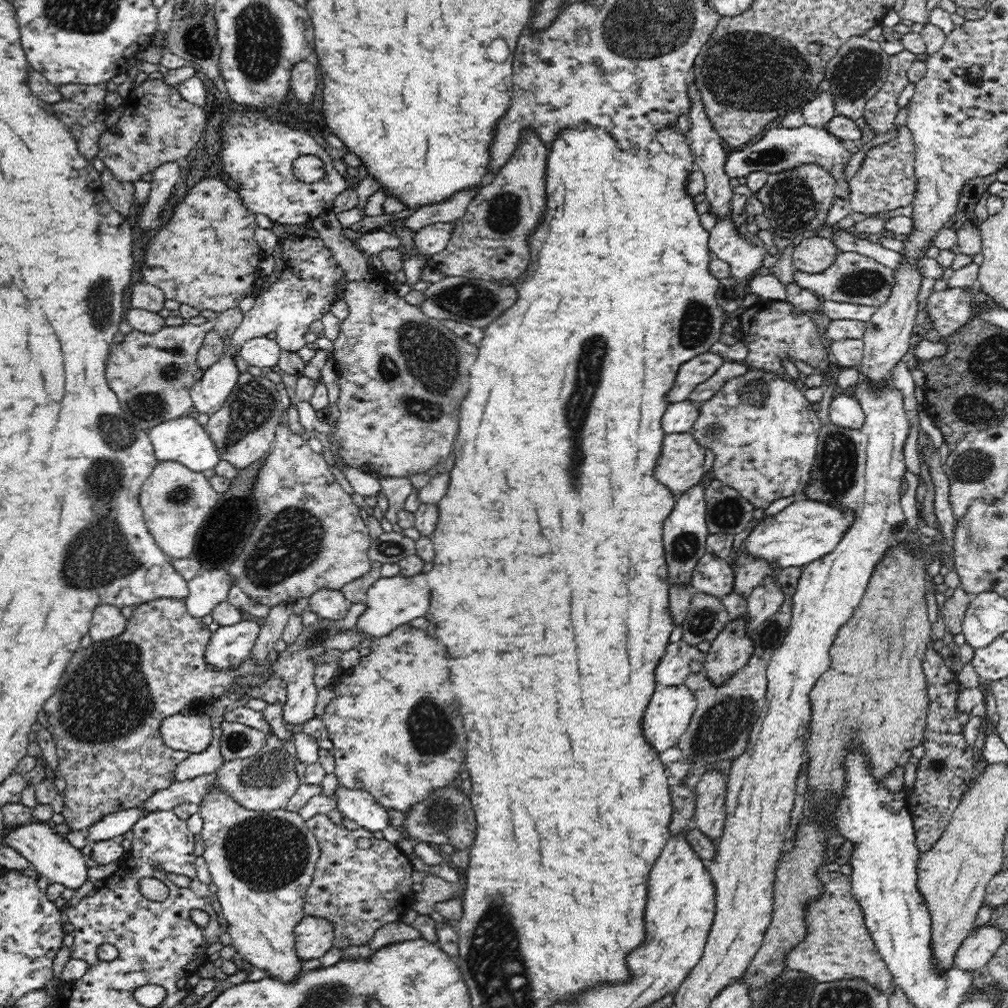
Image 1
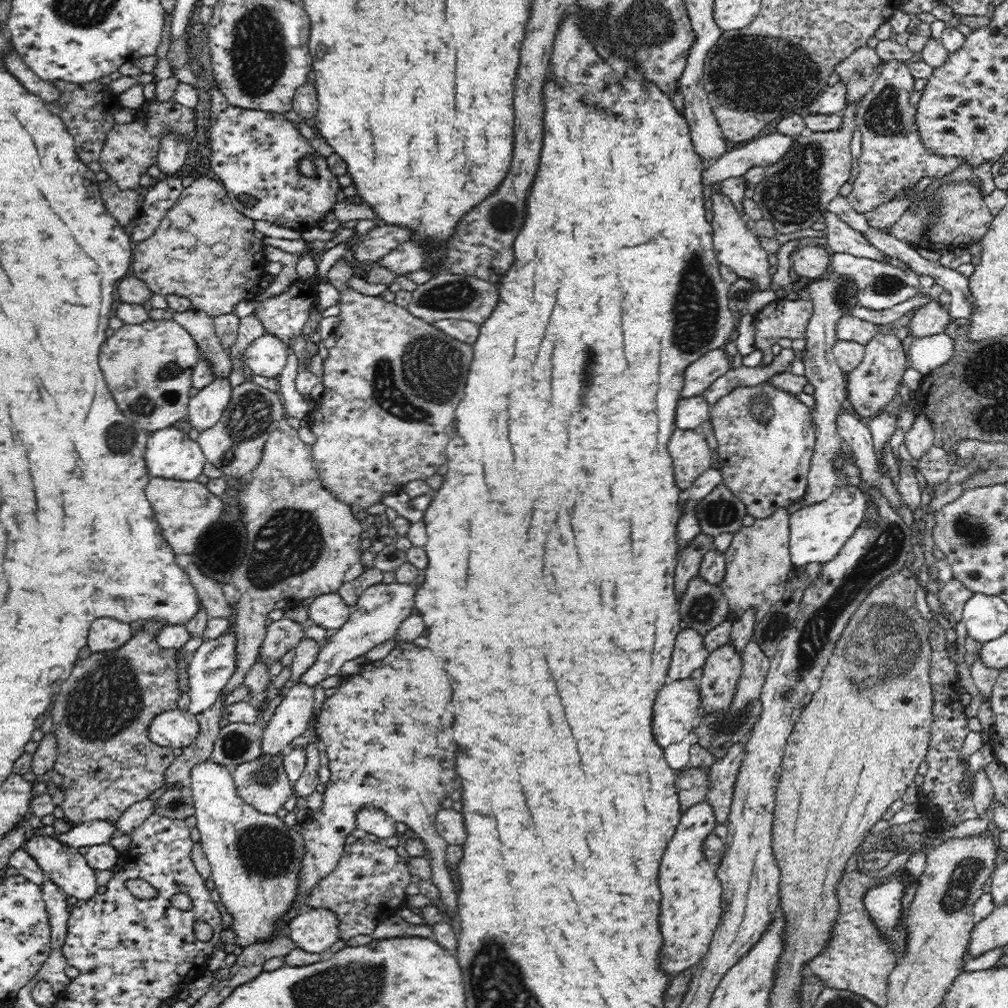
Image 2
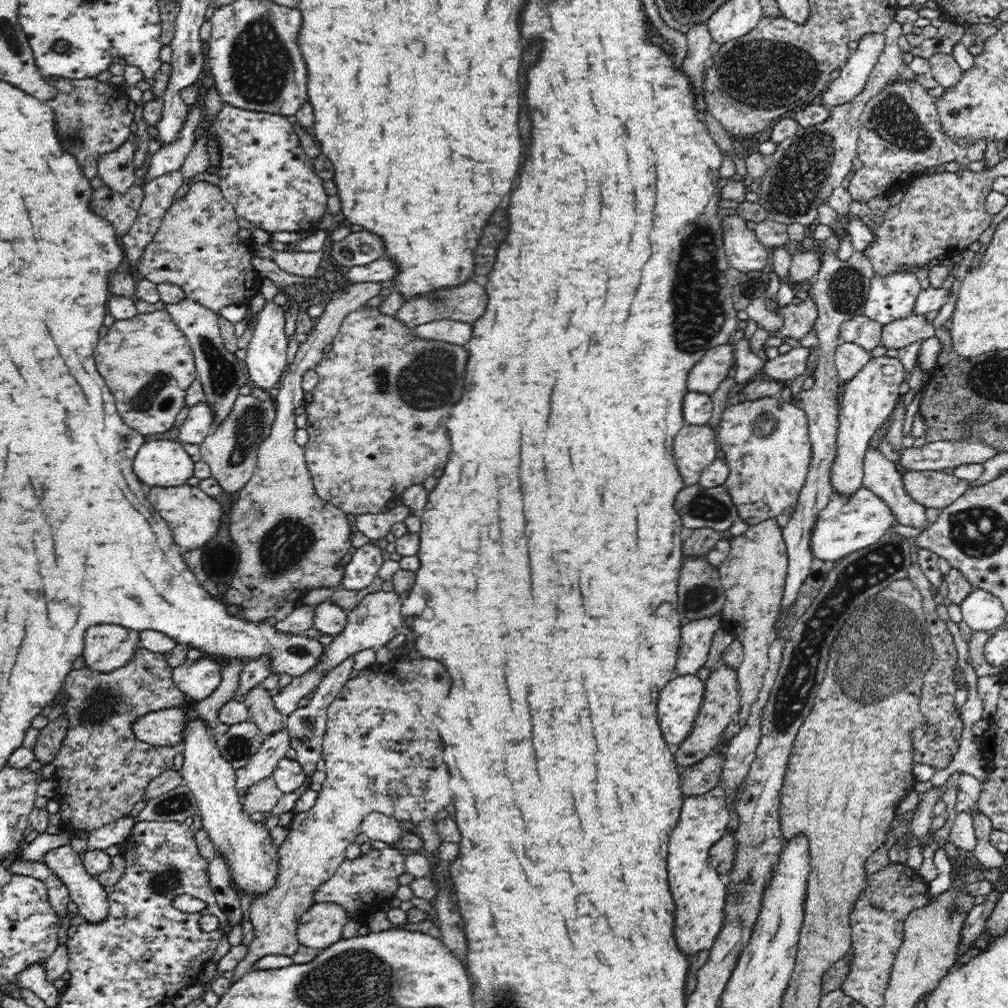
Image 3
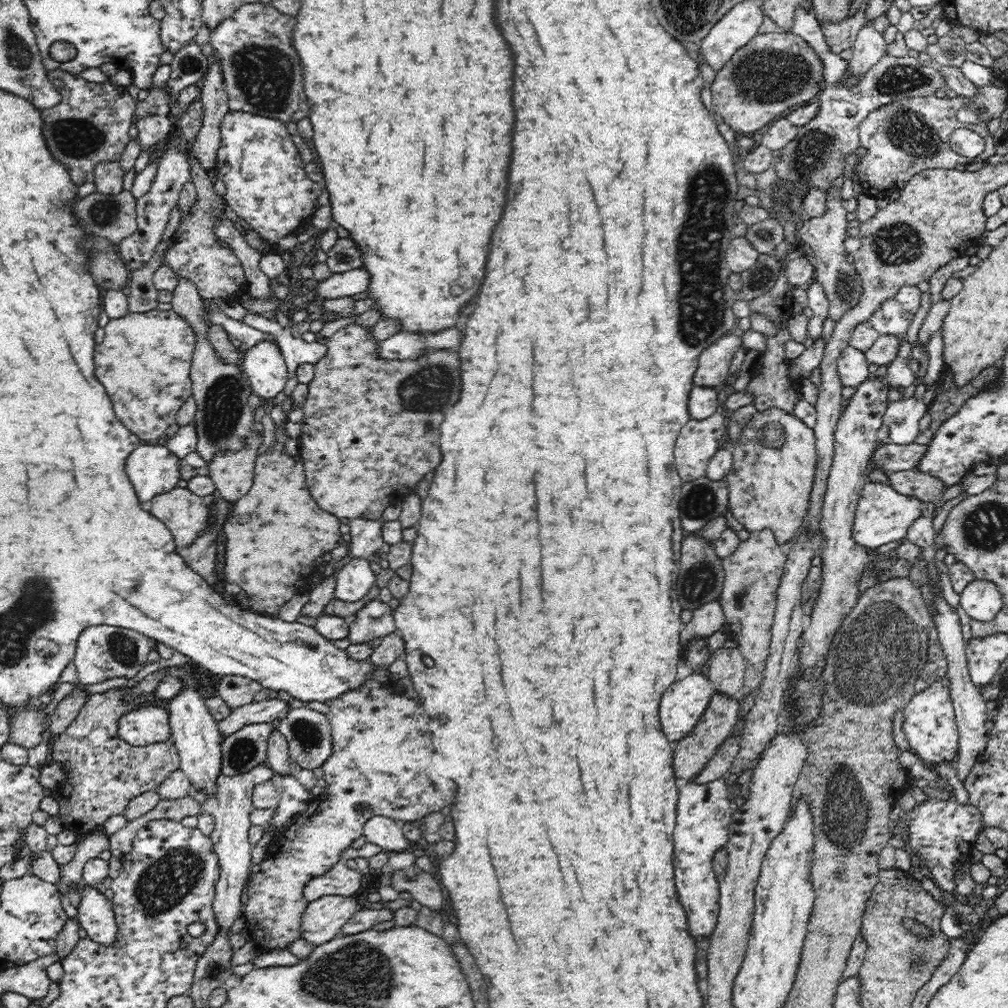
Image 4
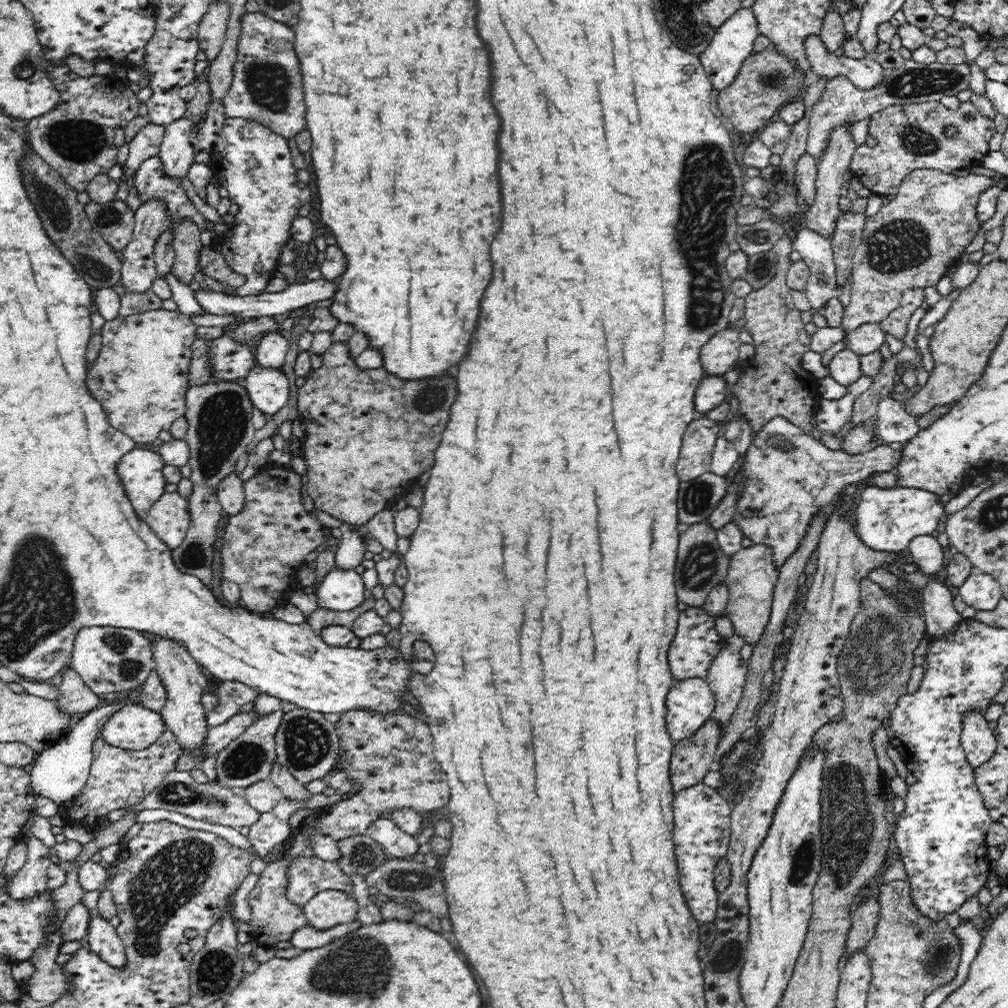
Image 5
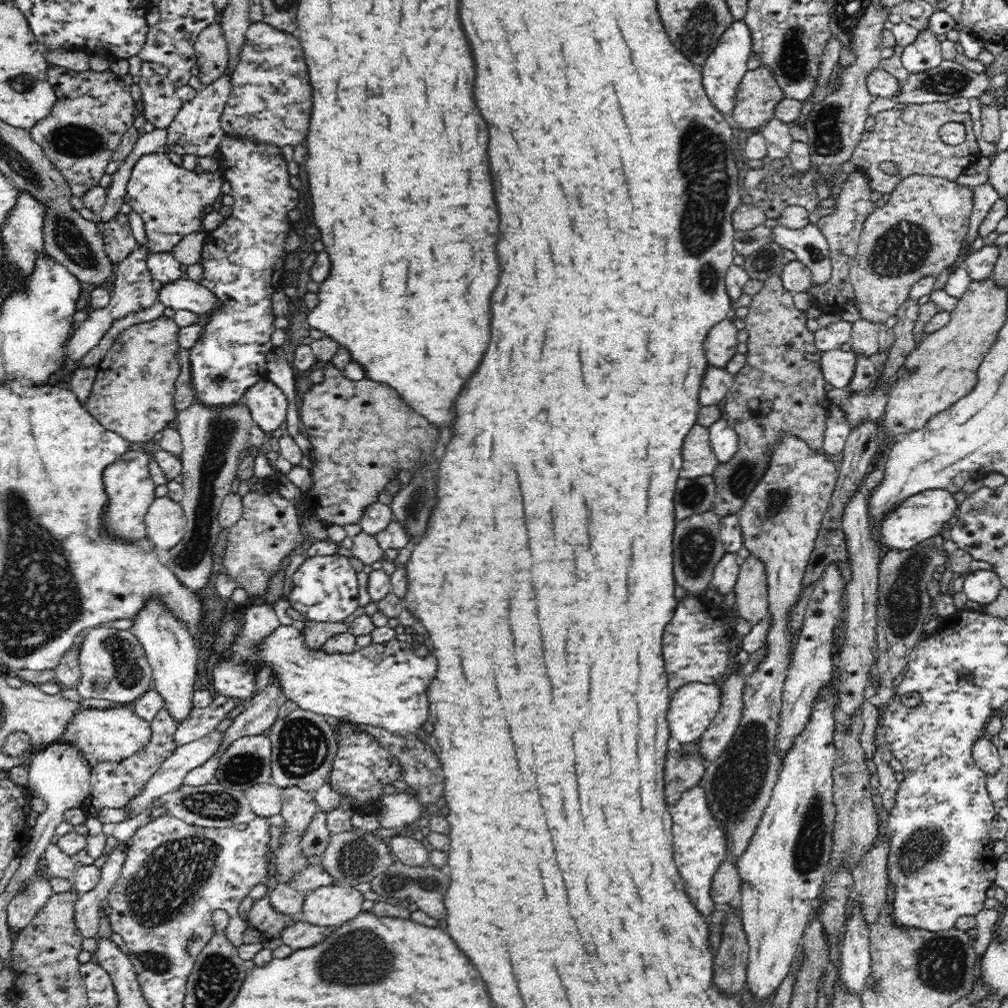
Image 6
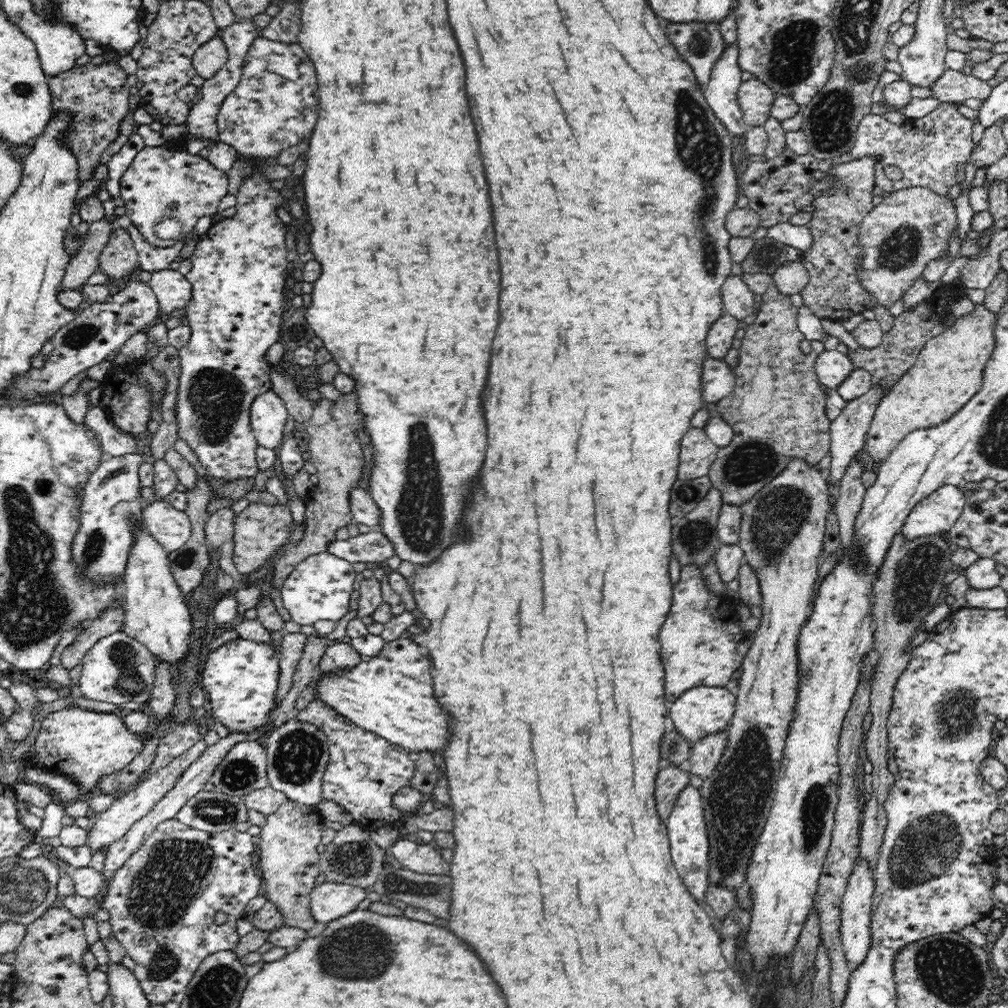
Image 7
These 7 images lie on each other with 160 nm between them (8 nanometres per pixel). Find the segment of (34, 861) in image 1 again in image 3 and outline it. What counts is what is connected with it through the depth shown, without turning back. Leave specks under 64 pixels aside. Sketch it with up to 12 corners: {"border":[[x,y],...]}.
{"border":[[66,845],[44,863],[68,887],[87,924],[109,913],[109,894]]}

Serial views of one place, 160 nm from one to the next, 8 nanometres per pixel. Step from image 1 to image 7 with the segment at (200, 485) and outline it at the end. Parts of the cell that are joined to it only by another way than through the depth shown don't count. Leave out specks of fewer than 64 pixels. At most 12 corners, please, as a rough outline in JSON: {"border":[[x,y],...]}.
{"border":[[166,501],[145,505],[148,532],[167,552],[191,535],[185,511]]}

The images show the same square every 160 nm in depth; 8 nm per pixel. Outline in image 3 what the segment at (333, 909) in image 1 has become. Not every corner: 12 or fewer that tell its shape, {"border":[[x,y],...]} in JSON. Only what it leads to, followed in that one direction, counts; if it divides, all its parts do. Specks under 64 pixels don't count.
{"border":[[388,846],[345,861],[314,902],[358,918],[398,890],[406,855]]}

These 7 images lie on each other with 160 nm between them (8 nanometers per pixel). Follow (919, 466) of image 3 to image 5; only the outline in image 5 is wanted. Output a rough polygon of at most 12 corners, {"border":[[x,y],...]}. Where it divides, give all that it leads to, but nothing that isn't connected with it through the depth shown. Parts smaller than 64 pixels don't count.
{"border":[[781,416],[751,441],[733,522],[778,572],[838,492],[898,447],[830,449]]}

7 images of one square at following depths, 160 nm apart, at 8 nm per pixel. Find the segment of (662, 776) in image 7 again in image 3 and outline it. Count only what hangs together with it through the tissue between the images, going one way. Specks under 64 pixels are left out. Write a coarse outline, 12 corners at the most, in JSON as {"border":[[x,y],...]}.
{"border":[[713,665],[690,734],[674,753],[688,768],[723,744],[736,720],[737,670]]}

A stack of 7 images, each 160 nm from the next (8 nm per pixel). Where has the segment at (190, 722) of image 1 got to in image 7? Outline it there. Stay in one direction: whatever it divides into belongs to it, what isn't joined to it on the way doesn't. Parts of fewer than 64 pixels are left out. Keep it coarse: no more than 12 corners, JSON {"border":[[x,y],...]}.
{"border":[[76,706],[42,720],[23,767],[92,793],[146,745],[121,714]]}

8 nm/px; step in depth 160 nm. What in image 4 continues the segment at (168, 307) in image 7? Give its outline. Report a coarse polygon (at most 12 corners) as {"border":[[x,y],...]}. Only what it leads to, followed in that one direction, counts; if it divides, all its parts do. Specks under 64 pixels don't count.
{"border":[[362,267],[333,273],[318,282],[314,295],[324,300],[366,291],[368,271]]}

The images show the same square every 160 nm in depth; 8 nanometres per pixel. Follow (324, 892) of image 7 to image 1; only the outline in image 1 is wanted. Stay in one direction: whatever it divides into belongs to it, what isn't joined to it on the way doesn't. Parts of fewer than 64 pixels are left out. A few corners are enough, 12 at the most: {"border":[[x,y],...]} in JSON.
{"border":[[305,915],[294,930],[297,955],[324,956],[334,946],[333,924]]}

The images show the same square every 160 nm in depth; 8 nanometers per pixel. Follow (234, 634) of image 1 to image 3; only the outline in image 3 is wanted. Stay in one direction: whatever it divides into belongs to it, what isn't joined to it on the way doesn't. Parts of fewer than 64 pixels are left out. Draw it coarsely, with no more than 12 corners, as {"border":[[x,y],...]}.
{"border":[[187,659],[172,670],[184,695],[201,701],[220,685],[222,663]]}

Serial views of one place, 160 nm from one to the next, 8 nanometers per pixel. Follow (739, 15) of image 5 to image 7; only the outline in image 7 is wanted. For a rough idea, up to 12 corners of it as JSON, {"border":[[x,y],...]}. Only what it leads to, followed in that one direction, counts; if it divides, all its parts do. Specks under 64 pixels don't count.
{"border":[[738,47],[715,62],[703,95],[730,137],[746,132]]}

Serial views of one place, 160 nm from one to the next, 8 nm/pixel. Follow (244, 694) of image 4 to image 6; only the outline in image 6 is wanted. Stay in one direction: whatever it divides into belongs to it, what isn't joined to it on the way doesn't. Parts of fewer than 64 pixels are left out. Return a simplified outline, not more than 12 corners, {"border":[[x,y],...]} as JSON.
{"border":[[216,695],[177,724],[179,747],[216,731],[236,699]]}

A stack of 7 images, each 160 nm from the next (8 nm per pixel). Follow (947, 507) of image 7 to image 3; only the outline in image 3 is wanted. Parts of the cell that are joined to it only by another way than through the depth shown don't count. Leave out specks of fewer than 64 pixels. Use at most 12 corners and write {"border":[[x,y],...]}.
{"border":[[862,486],[833,493],[811,536],[813,555],[843,559],[896,524]]}

